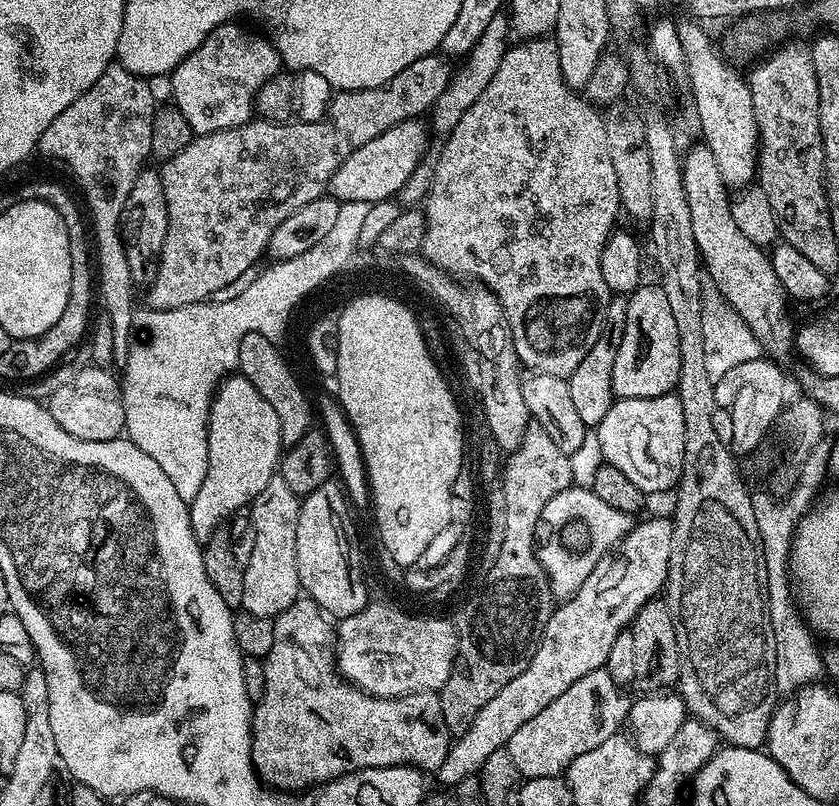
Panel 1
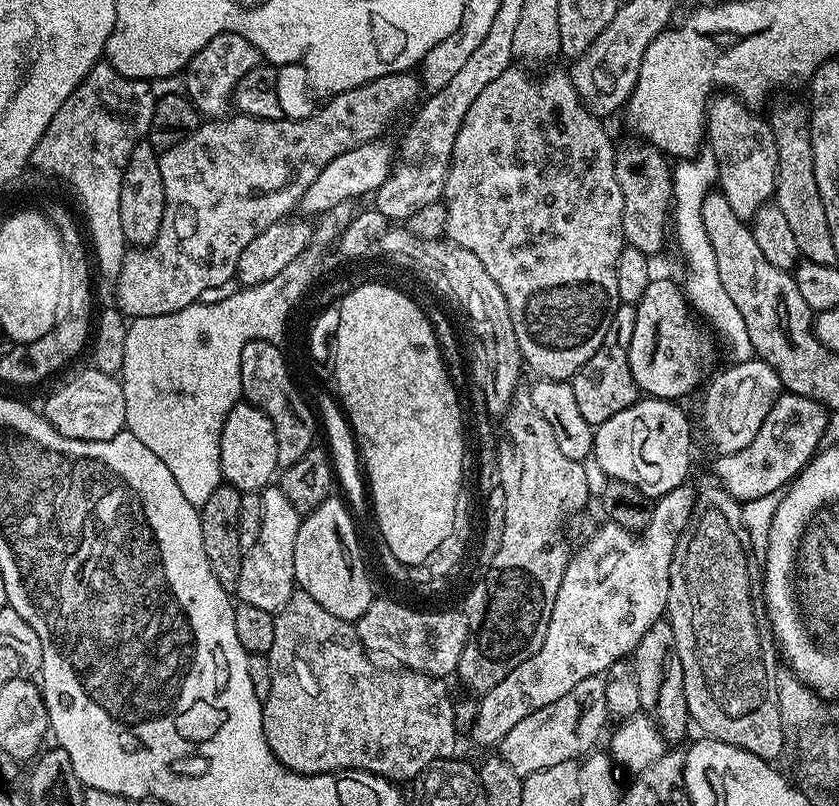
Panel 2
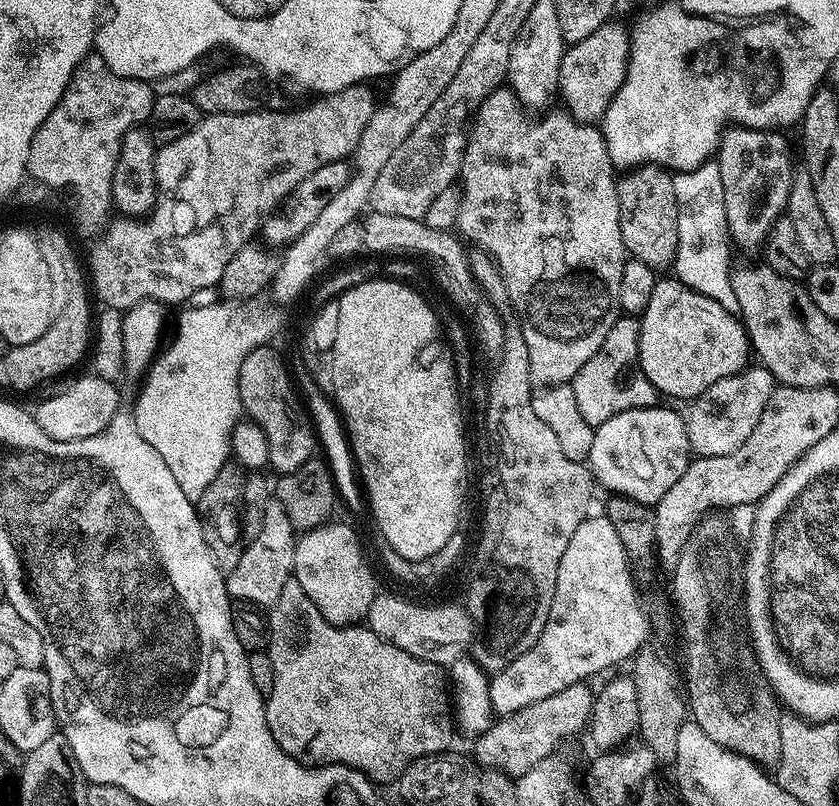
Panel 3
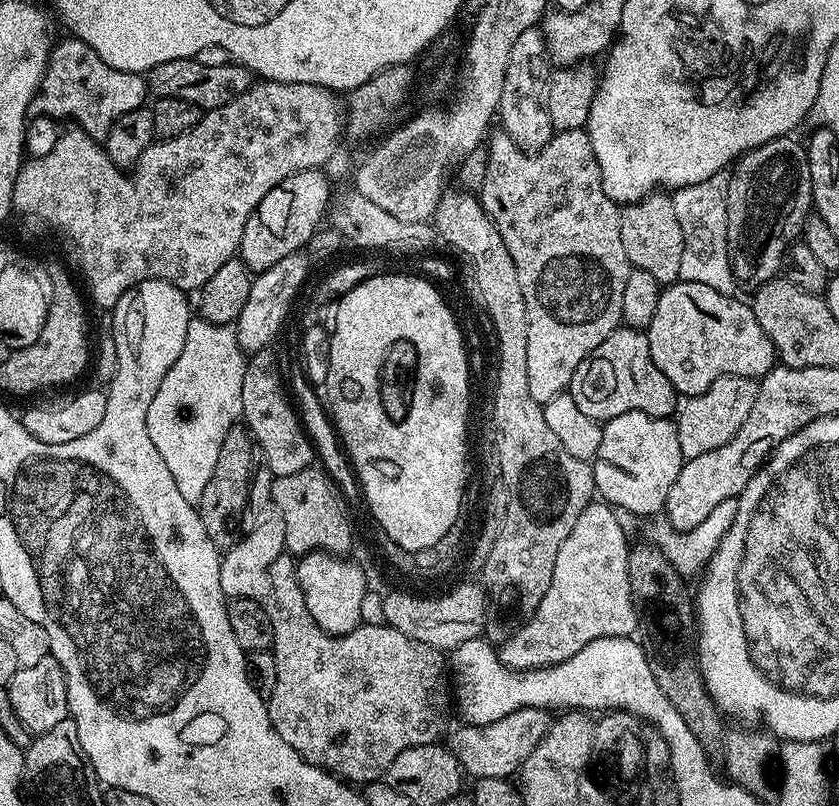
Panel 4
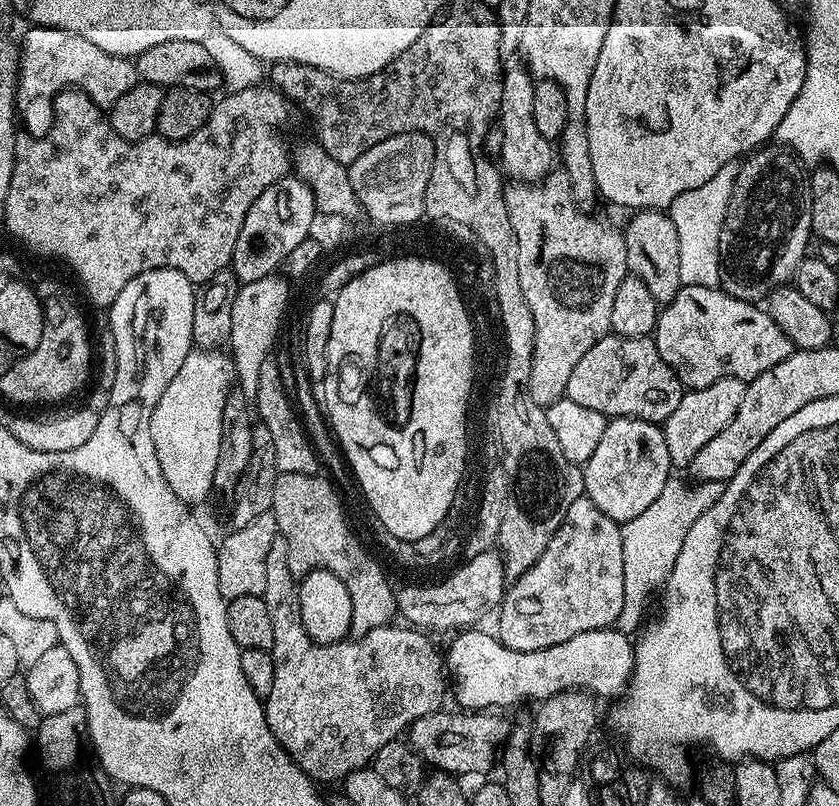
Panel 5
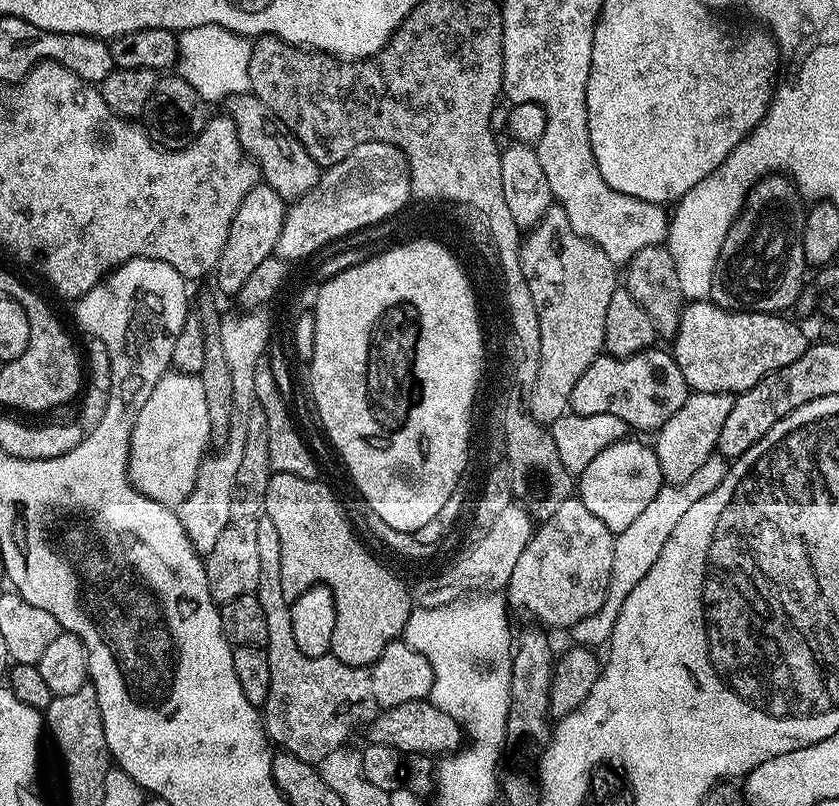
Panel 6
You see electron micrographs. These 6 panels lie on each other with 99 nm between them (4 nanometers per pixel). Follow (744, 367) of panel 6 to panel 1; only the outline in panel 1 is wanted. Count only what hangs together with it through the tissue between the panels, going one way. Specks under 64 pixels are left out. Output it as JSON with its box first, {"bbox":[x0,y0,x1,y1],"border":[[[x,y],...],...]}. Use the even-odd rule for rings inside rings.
{"bbox":[612,283,680,400],"border":[[[641,283],[627,297],[626,322],[612,375],[612,391],[621,400],[669,395],[680,377],[678,326],[674,326],[674,314],[670,314],[663,288],[652,284]]]}

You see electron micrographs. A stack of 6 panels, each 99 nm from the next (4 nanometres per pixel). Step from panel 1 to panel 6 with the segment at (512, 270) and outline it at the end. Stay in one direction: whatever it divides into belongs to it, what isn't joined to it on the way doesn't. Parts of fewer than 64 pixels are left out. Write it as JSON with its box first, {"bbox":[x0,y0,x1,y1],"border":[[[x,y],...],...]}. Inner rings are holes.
{"bbox":[520,210,618,423],"border":[[[549,210],[539,224],[523,237],[520,265],[530,286],[530,298],[534,298],[534,310],[538,310],[538,326],[542,334],[543,368],[533,401],[535,416],[541,423],[544,419],[555,421],[569,411],[570,394],[574,394],[578,378],[586,374],[586,366],[604,352],[606,309],[610,306],[610,294],[614,294],[618,287],[618,268],[595,242],[579,236],[570,226],[566,214],[559,210]]]}

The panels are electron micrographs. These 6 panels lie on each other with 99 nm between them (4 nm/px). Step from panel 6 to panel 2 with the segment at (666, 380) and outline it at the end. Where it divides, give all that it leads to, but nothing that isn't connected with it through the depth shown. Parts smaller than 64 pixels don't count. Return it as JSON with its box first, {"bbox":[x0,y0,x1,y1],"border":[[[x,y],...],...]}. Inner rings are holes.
{"bbox":[570,304,638,426],"border":[[[617,304],[616,313],[612,315],[612,321],[606,330],[606,338],[602,338],[602,346],[594,350],[591,358],[576,371],[570,381],[581,414],[586,418],[586,422],[593,426],[599,426],[602,422],[614,418],[614,414],[626,410],[638,399],[638,389],[630,374],[628,361],[630,334],[634,334],[635,317],[636,310],[633,305]]]}

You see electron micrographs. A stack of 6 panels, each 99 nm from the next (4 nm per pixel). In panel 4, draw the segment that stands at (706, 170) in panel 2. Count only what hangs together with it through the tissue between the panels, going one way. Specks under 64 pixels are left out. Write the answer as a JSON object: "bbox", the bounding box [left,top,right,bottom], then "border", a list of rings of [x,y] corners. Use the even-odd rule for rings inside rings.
{"bbox":[671,171,737,296],"border":[[[722,171],[717,176],[711,176],[706,182],[675,189],[671,198],[674,202],[674,214],[678,214],[678,226],[682,226],[684,235],[681,277],[702,282],[722,294],[731,296],[737,283],[732,277],[728,257],[728,178],[729,173]]]}

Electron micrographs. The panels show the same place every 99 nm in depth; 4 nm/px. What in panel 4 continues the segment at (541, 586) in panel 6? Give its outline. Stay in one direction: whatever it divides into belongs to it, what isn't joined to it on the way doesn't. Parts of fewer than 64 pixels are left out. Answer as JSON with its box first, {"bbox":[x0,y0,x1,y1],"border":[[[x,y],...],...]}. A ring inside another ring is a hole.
{"bbox":[499,502,637,668],"border":[[[604,502],[588,504],[586,510],[578,514],[574,530],[570,530],[566,542],[562,542],[562,550],[558,550],[558,559],[554,561],[554,578],[550,578],[550,590],[546,590],[542,602],[538,602],[532,624],[516,634],[515,640],[499,645],[500,661],[507,668],[549,668],[551,664],[561,664],[566,662],[566,658],[574,658],[582,646],[598,638],[632,636],[637,631],[636,607],[632,605],[628,581],[628,557],[624,553],[624,545],[618,540],[618,520],[615,515],[617,513]]]}

